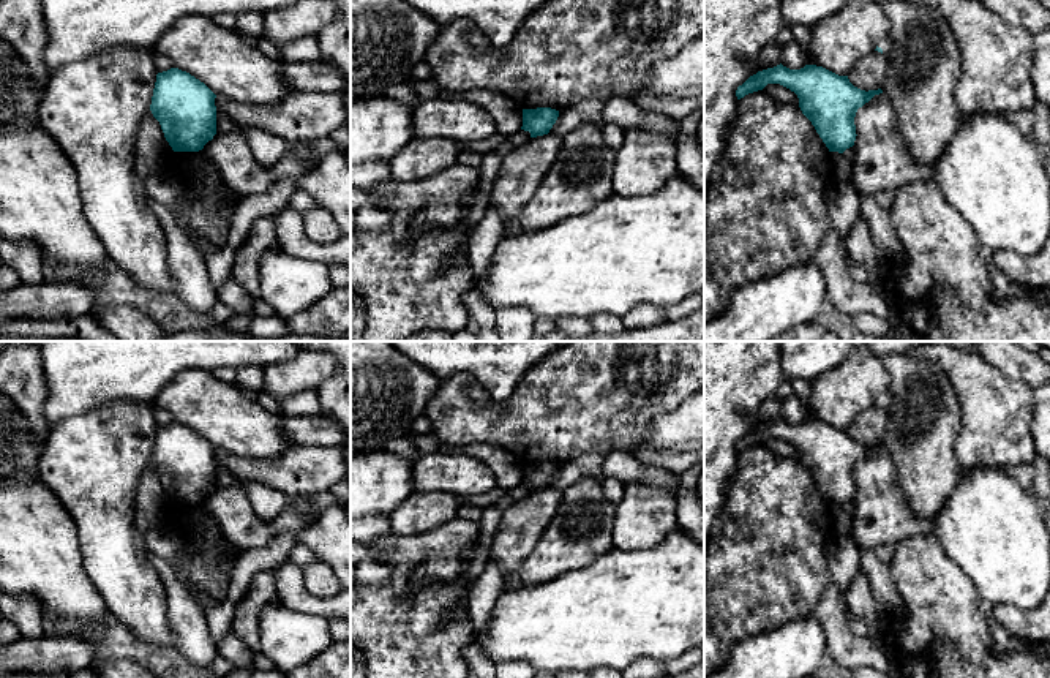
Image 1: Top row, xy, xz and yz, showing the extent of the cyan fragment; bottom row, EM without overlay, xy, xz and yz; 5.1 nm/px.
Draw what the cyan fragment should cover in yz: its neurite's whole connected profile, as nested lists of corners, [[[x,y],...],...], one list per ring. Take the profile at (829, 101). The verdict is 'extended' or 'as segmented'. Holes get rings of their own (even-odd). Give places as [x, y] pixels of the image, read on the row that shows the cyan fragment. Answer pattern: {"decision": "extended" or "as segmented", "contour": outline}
{"decision": "as segmented", "contour": [[[782,63],[758,71],[737,87],[737,100],[763,90],[767,84],[780,84],[799,98],[802,114],[812,122],[829,152],[843,153],[854,145],[854,117],[859,107],[868,103],[878,90],[861,90],[848,76],[838,76],[823,66],[805,65],[789,70]]]}

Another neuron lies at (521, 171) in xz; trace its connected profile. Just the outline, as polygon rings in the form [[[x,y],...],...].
[[[553,133],[531,137],[526,144],[516,145],[513,152],[502,156],[489,199],[489,207],[494,207],[502,220],[518,223],[524,204],[554,164],[562,139],[562,136]]]

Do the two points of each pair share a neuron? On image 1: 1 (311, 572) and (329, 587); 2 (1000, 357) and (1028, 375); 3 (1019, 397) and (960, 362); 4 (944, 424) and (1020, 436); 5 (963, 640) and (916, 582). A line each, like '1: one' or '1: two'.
1: one
2: one
3: one
4: two
5: one

